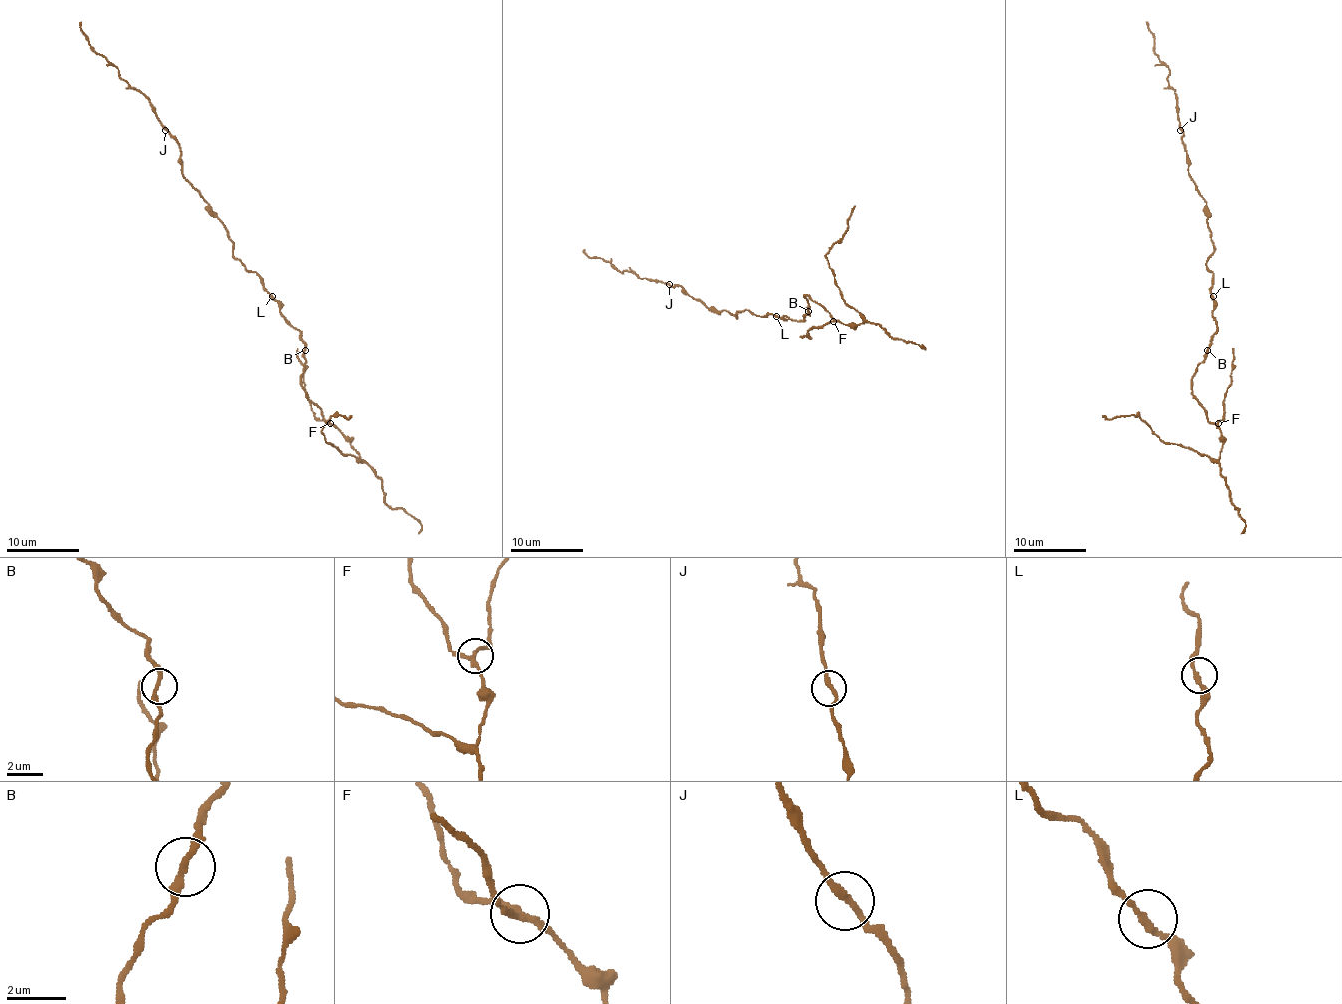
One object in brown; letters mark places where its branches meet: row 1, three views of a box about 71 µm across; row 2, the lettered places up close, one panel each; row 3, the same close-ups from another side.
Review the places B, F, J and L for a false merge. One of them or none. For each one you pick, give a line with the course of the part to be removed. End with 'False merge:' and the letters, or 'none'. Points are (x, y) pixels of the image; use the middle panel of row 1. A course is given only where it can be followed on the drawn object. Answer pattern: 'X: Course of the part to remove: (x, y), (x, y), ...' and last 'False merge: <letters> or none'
F: Course of the part to remove: (834, 322), (812, 327), (808, 334), (801, 336)
False merge: F

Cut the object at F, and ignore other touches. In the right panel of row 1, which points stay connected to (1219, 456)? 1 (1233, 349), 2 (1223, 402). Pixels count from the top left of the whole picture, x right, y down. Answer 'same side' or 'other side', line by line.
1: other side
2: other side

